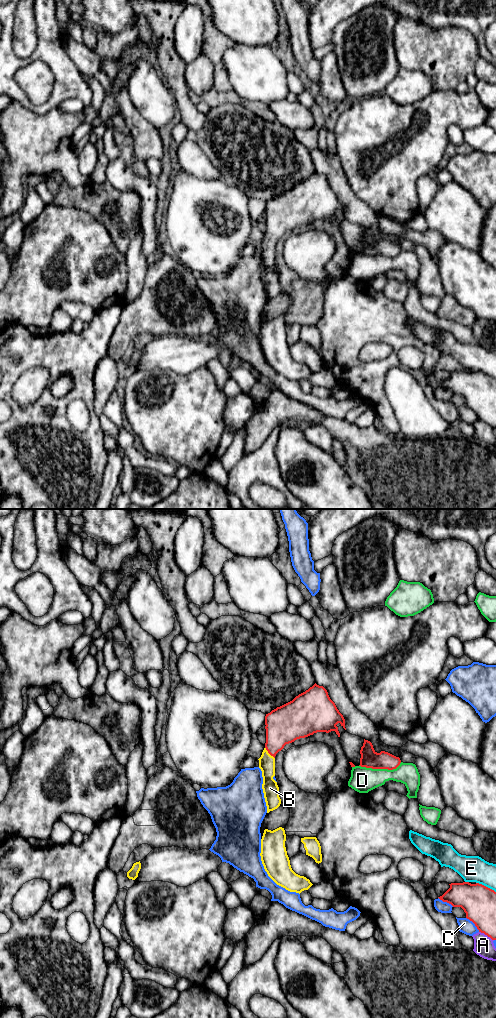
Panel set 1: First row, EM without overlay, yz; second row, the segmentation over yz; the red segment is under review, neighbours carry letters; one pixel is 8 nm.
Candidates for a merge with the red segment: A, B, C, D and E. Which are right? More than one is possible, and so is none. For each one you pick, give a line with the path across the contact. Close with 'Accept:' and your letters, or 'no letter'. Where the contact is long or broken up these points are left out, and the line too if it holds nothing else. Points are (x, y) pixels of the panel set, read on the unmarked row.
B: runs through yz (283, 214), (269, 241), (266, 250)
Accept: B

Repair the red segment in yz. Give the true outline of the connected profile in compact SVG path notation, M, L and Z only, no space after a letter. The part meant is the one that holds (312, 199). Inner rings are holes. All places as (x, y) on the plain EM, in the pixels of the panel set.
M316 171L305 180L296 184L292 189L277 195L265 204L266 231L259 248L259 256L262 259L262 277L267 294L267 301L277 297L281 292L279 275L273 267L275 264L275 244L286 232L297 227L305 226L317 220L335 219L338 225L340 221L338 211L345 216L345 207L337 197L335 191L330 187L327 178Z

